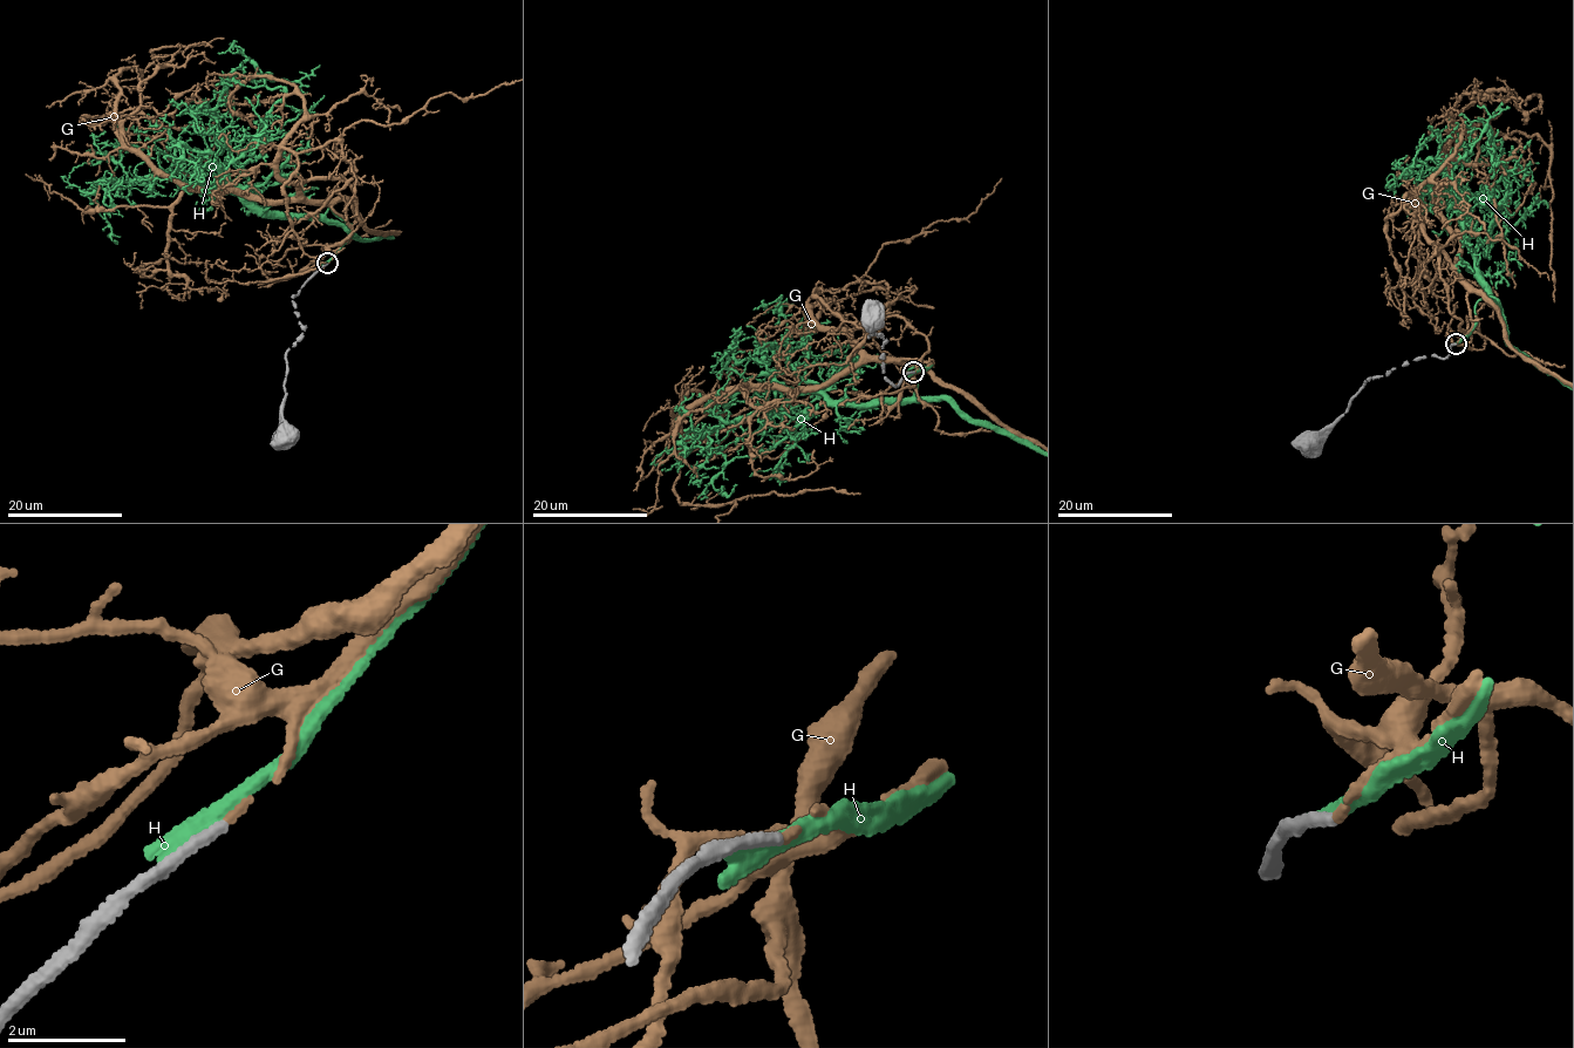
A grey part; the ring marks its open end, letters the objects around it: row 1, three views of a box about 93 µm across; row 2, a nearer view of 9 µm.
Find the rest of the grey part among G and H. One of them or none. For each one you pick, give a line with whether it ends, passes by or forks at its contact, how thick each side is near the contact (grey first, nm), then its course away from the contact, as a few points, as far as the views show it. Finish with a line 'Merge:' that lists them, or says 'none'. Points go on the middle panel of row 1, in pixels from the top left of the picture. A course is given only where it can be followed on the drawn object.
G: It ends there. Thickness 190 nm (grey) against 100 nm
Merge: G

